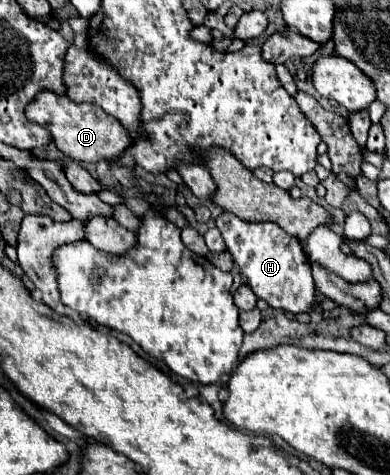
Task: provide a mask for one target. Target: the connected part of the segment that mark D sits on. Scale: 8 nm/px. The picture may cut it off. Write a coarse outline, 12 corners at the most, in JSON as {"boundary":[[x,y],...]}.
{"boundary":[[42,91],[30,121],[74,161],[118,159],[134,137],[104,109]]}

